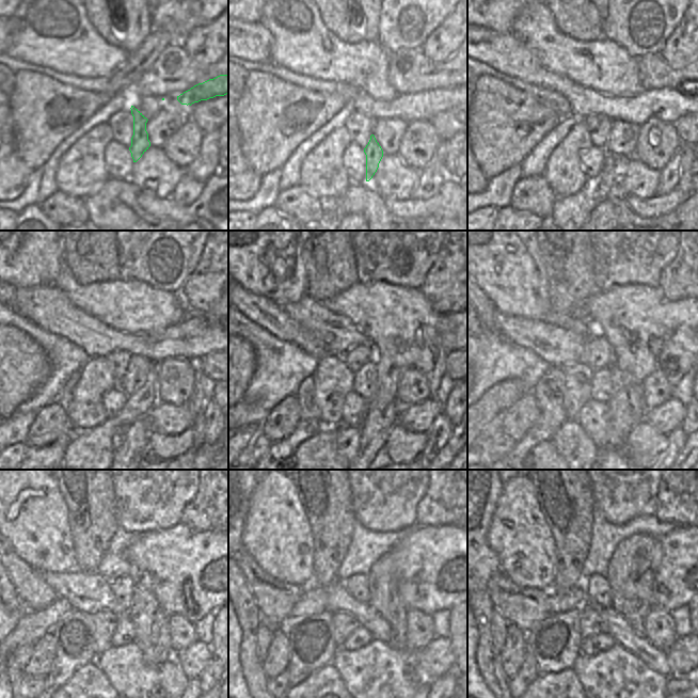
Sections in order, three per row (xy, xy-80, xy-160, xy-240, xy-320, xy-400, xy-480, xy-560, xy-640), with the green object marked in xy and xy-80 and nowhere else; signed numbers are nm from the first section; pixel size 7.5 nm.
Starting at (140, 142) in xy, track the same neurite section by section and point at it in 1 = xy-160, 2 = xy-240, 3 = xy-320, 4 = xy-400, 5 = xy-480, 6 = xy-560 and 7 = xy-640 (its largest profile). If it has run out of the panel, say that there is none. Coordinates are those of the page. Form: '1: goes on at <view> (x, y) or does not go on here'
1: goes on at xy-160 (613, 171)
2: goes on at xy-240 (119, 437)
3: goes on at xy-320 (347, 438)
4: goes on at xy-400 (571, 442)
5: goes on at xy-480 (89, 686)
6: goes on at xy-560 (324, 686)
7: goes on at xy-640 (565, 686)

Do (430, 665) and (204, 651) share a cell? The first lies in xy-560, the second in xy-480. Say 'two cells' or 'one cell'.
one cell

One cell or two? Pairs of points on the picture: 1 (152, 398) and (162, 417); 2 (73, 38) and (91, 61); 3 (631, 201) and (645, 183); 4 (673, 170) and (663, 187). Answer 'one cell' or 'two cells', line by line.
1: two cells
2: one cell
3: two cells
4: one cell

